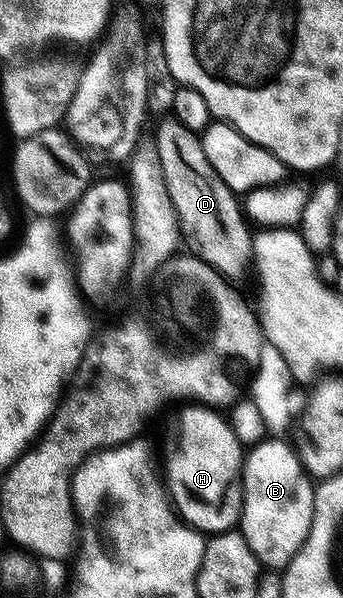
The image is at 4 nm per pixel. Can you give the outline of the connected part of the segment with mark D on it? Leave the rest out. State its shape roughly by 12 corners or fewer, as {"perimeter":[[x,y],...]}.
{"perimeter":[[167,117],[154,151],[185,245],[223,278],[252,227],[199,132]]}

